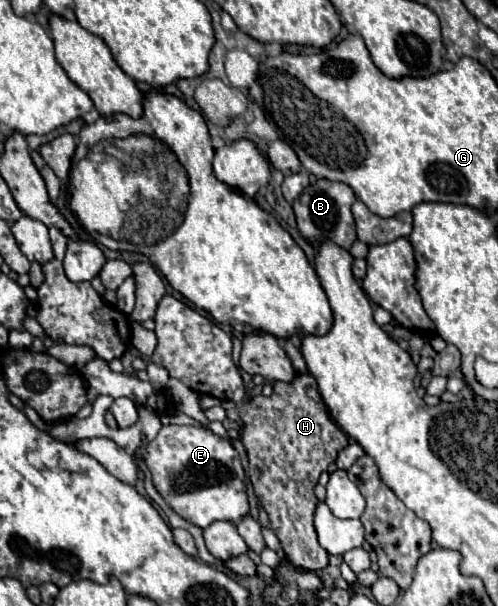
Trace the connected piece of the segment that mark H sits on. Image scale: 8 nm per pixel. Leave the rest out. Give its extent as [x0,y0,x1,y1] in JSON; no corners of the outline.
[240,375,348,571]

